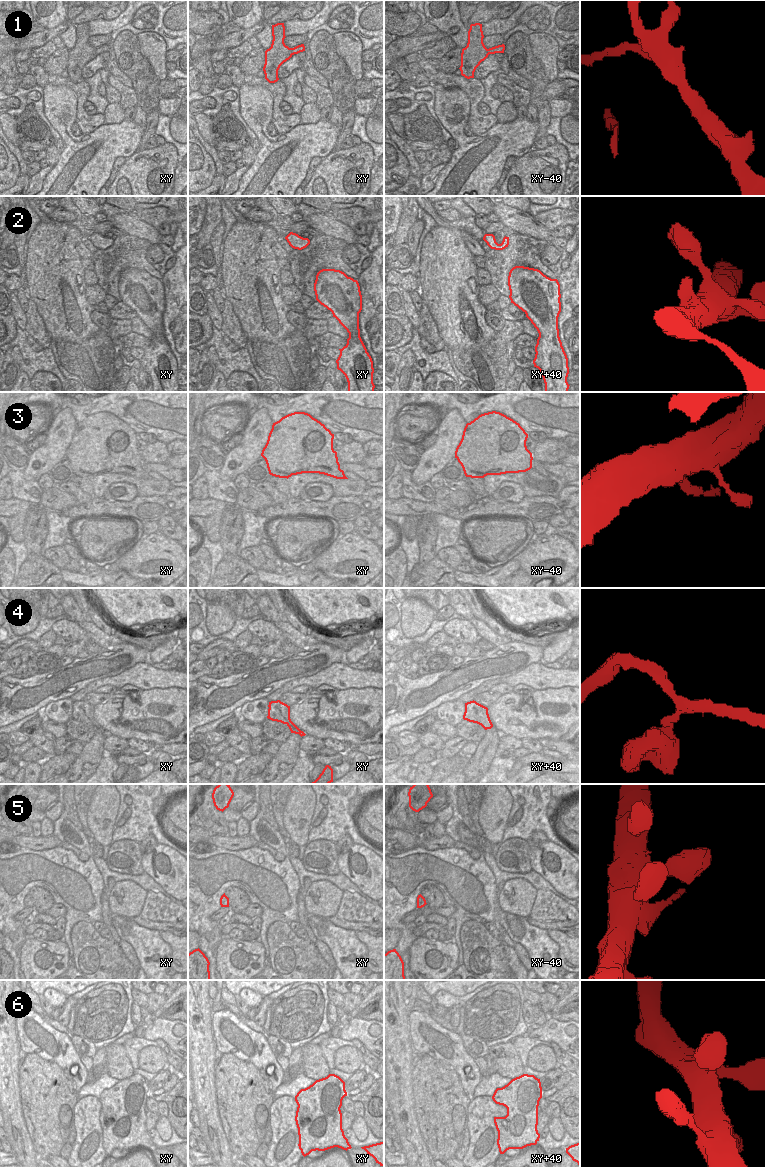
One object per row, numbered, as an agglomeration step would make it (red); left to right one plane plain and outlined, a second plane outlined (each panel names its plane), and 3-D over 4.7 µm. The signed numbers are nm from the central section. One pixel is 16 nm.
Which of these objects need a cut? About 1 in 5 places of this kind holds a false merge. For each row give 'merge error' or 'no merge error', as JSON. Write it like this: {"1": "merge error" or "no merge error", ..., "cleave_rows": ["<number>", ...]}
{"1": "merge error", "2": "no merge error", "3": "no merge error", "4": "no merge error", "5": "no merge error", "6": "no merge error", "cleave_rows": ["1"]}

